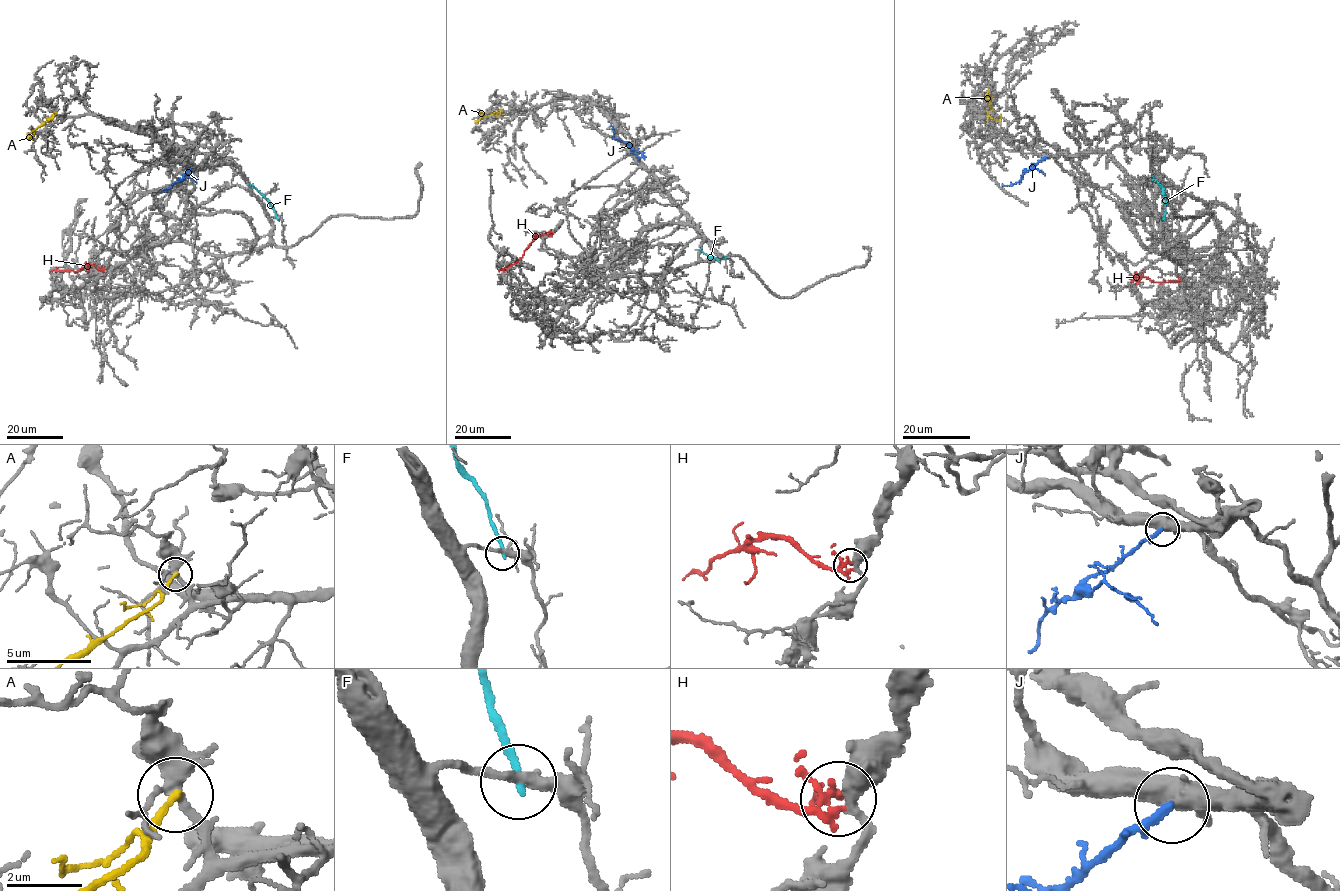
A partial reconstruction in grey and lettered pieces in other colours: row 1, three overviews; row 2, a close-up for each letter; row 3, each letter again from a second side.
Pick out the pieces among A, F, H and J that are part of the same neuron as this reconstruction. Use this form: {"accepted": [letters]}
{"accepted": ["J"]}

